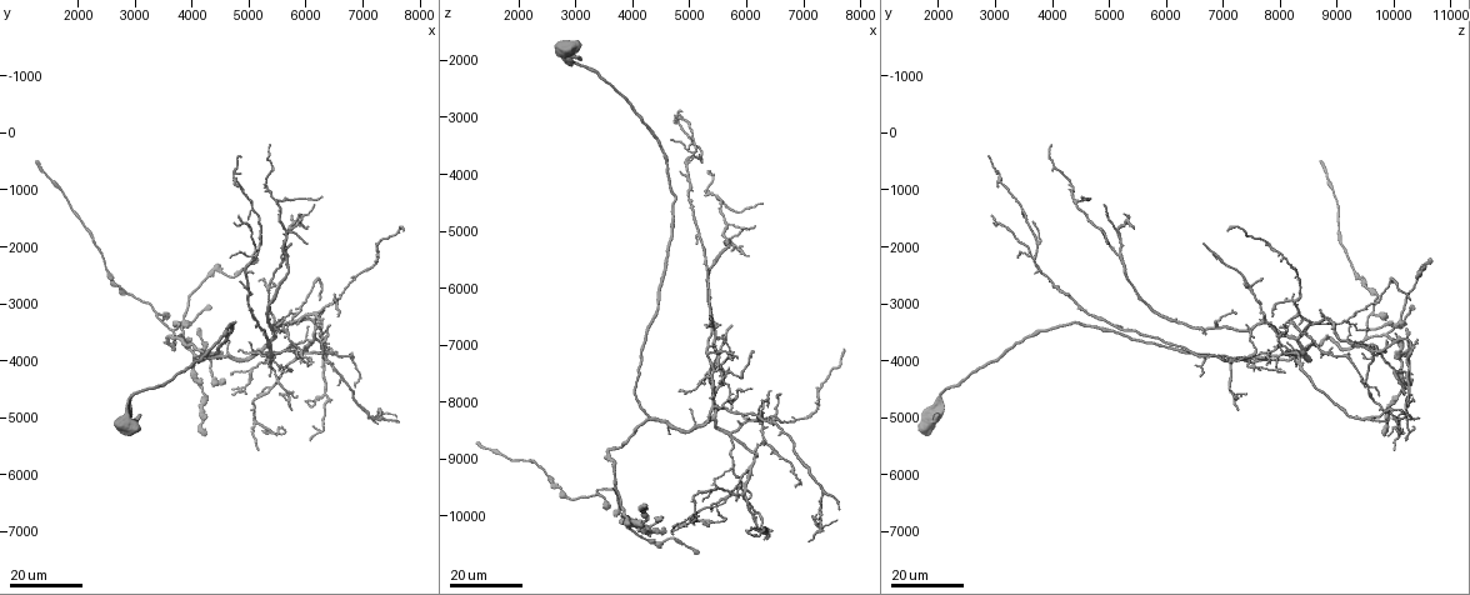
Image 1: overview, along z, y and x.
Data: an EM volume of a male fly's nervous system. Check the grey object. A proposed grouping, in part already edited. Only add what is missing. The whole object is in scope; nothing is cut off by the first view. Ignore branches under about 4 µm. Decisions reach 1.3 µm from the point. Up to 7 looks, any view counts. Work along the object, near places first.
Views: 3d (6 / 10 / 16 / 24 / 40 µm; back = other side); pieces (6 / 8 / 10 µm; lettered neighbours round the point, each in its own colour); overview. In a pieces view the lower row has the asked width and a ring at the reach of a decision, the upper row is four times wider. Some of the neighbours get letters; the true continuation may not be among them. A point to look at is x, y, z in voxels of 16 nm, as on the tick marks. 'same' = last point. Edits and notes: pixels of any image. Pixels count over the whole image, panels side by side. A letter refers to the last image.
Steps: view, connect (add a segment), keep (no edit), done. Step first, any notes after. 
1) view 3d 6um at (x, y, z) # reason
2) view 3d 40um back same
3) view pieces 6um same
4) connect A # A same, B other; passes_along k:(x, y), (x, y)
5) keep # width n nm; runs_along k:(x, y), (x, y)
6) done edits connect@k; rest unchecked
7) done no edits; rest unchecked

view 3d 24um at (4700, 4600, 10200) # thin end

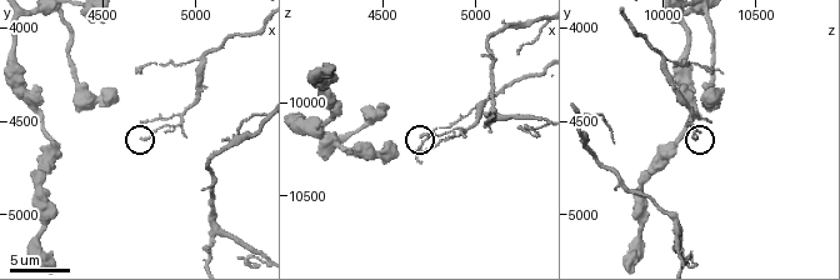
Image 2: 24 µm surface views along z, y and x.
view pieces 10um at (4720, 4600, 10180)

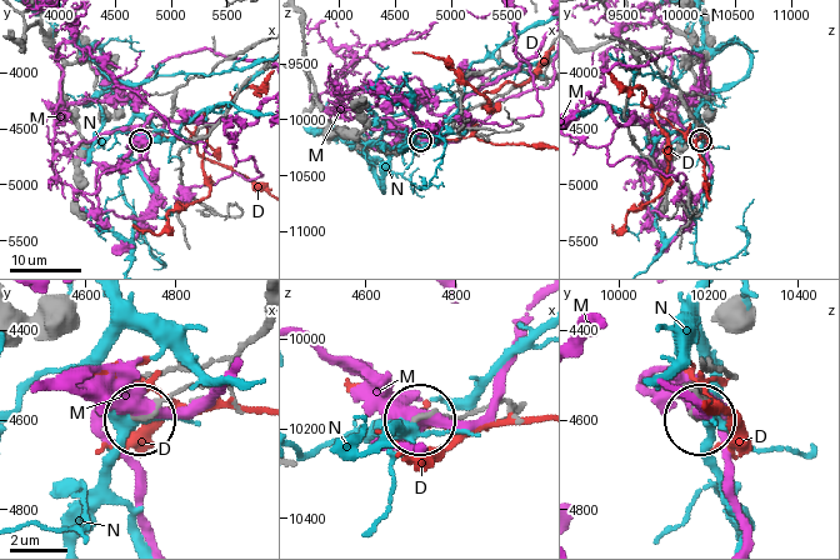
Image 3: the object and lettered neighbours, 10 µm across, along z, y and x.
keep # D other, M other, N other; no lettered segment goes on from it

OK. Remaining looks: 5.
view 3d 24um at (4250, 5300, 9850) # long arm stops here

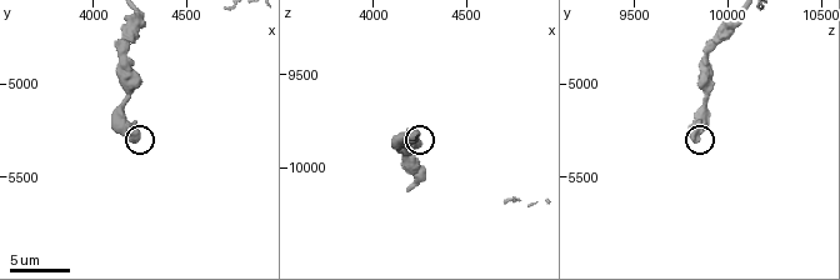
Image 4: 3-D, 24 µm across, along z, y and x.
view pieces 8um at (4220, 5300, 9840)

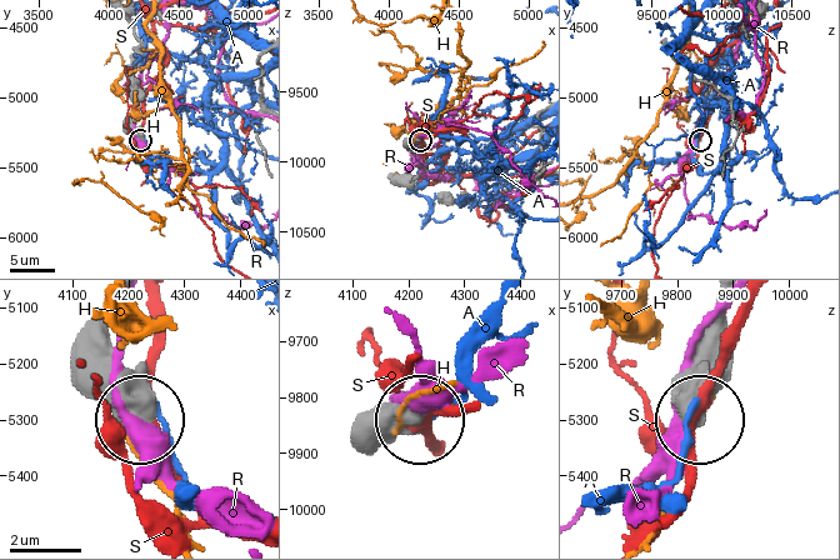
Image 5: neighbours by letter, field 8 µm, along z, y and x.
keep # A other, H other, R other, S other; runs_along 5:(728, 305), (710, 350), (700, 419); no lettered segment goes on from it

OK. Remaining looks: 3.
view 3d 16um at (7650, 1700, 7050) # thin end

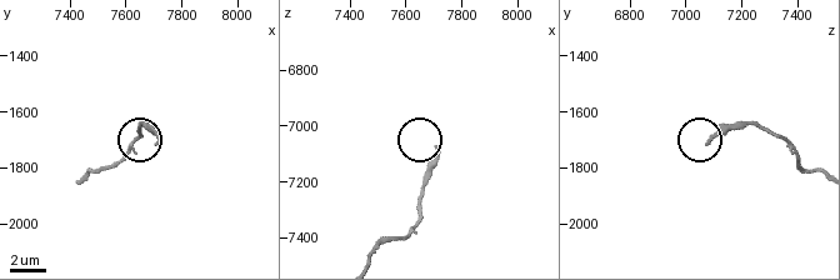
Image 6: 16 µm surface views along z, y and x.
view pieces 10um at (7720, 1710, 7080) # see the neighbours

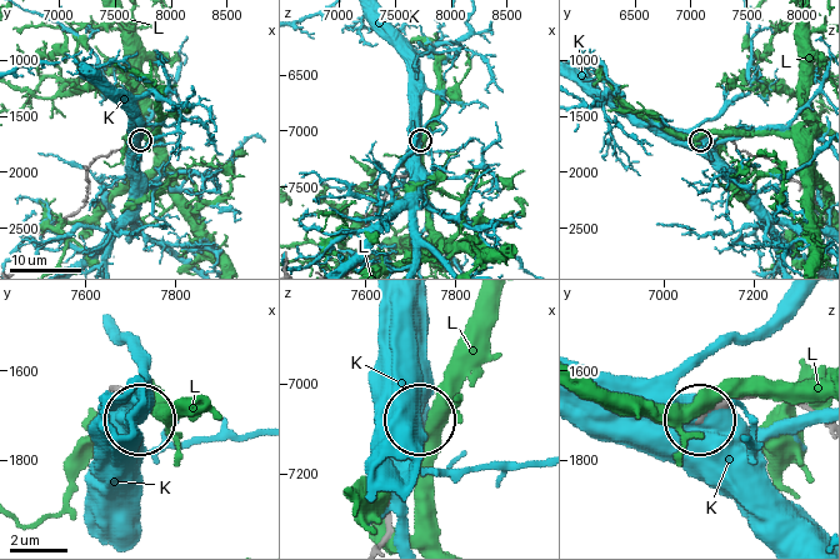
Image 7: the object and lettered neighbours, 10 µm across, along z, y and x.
keep # K other, L other; no lettered segment goes on from it

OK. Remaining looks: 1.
done no edits; rest unchecked

